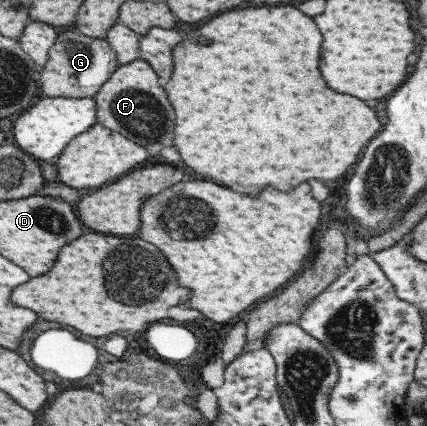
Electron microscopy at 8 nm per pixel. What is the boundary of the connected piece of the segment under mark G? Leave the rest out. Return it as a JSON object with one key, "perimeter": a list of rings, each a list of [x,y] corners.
{"perimeter":[[[62,27],[58,29],[54,47],[48,52],[48,61],[40,67],[42,94],[59,98],[92,98],[118,65],[116,52],[104,38],[91,38],[76,27]]]}

